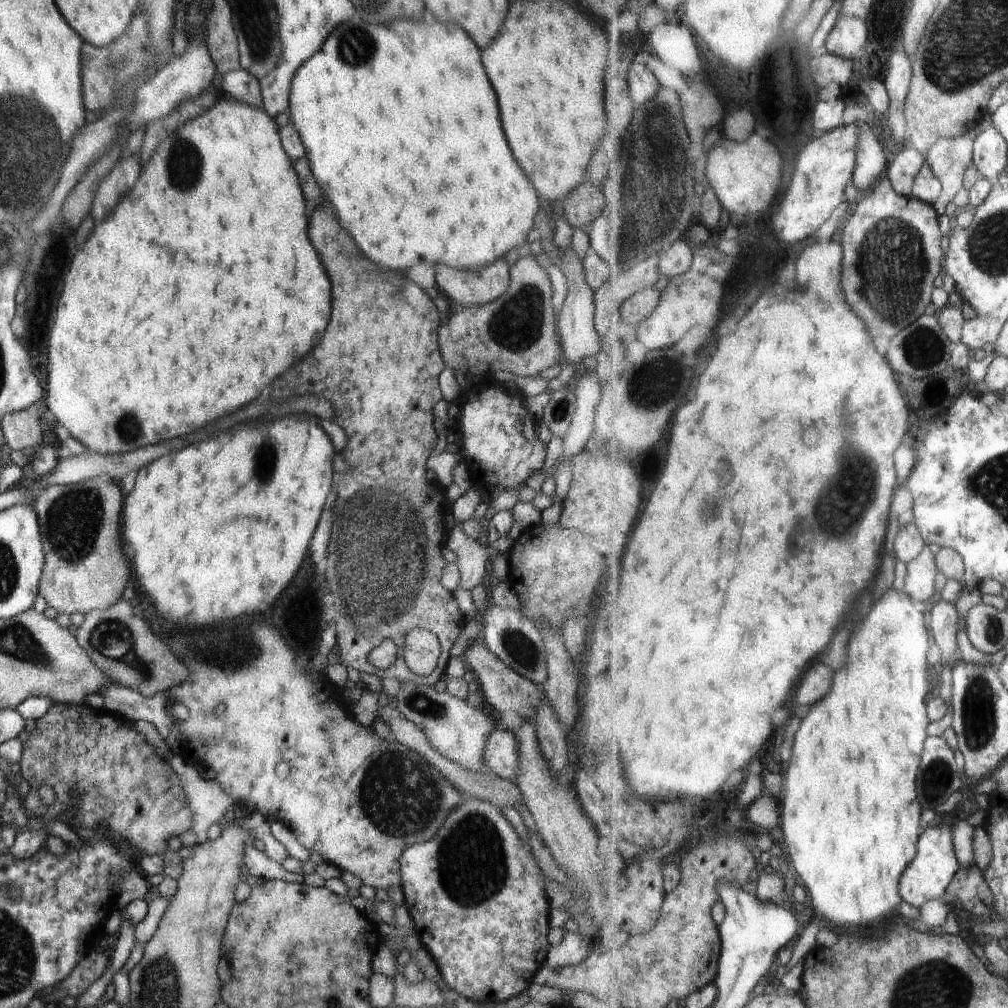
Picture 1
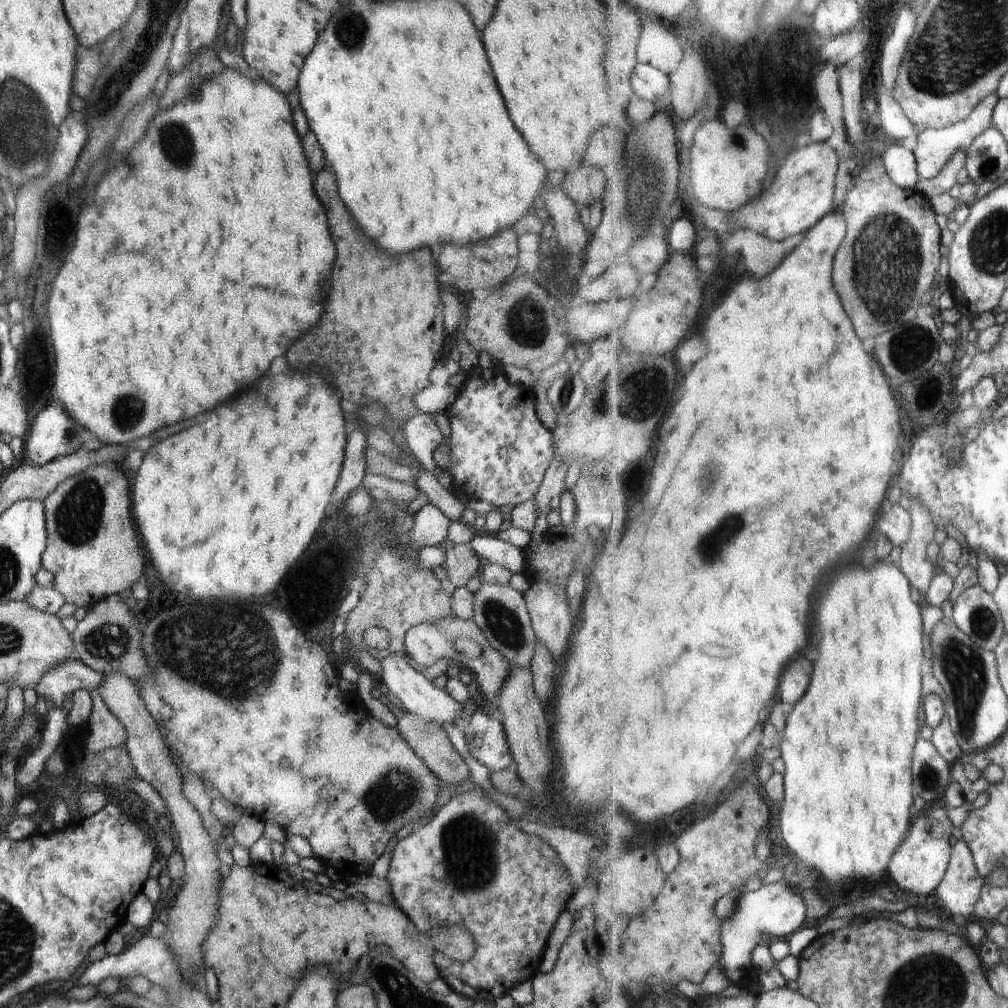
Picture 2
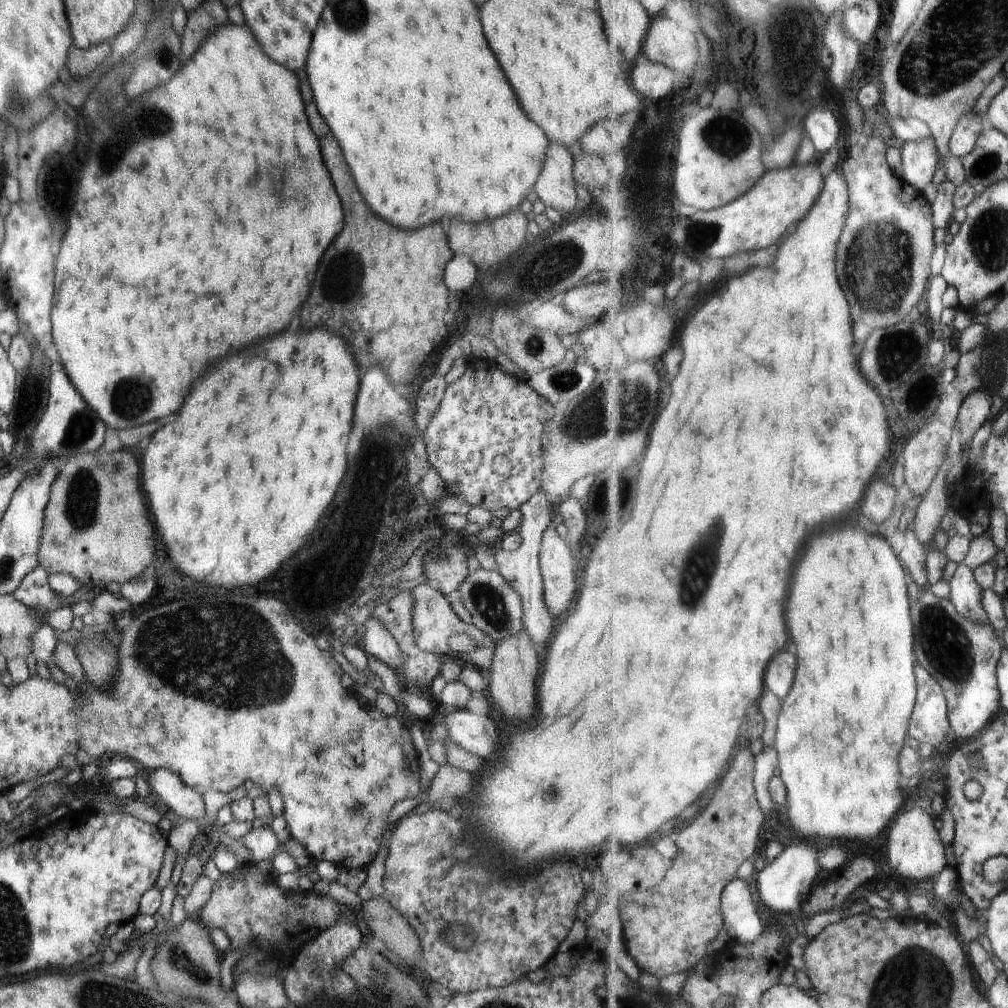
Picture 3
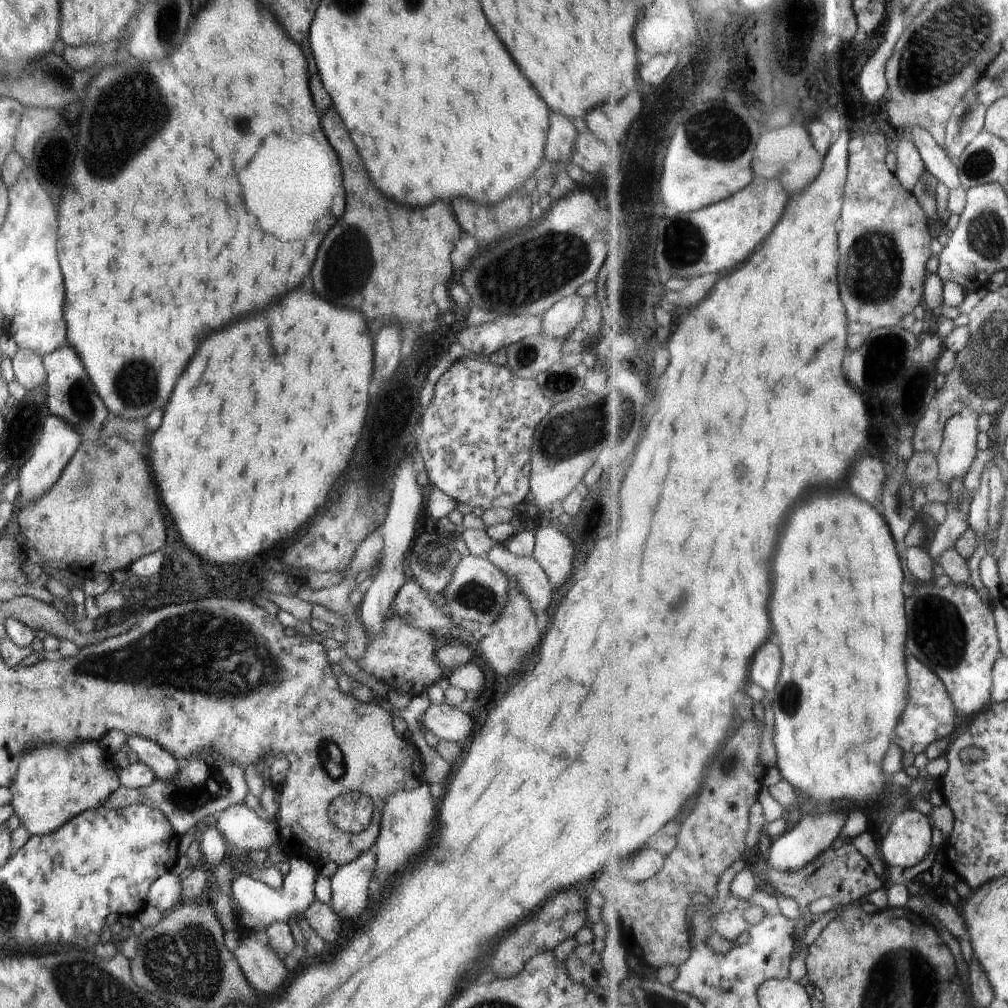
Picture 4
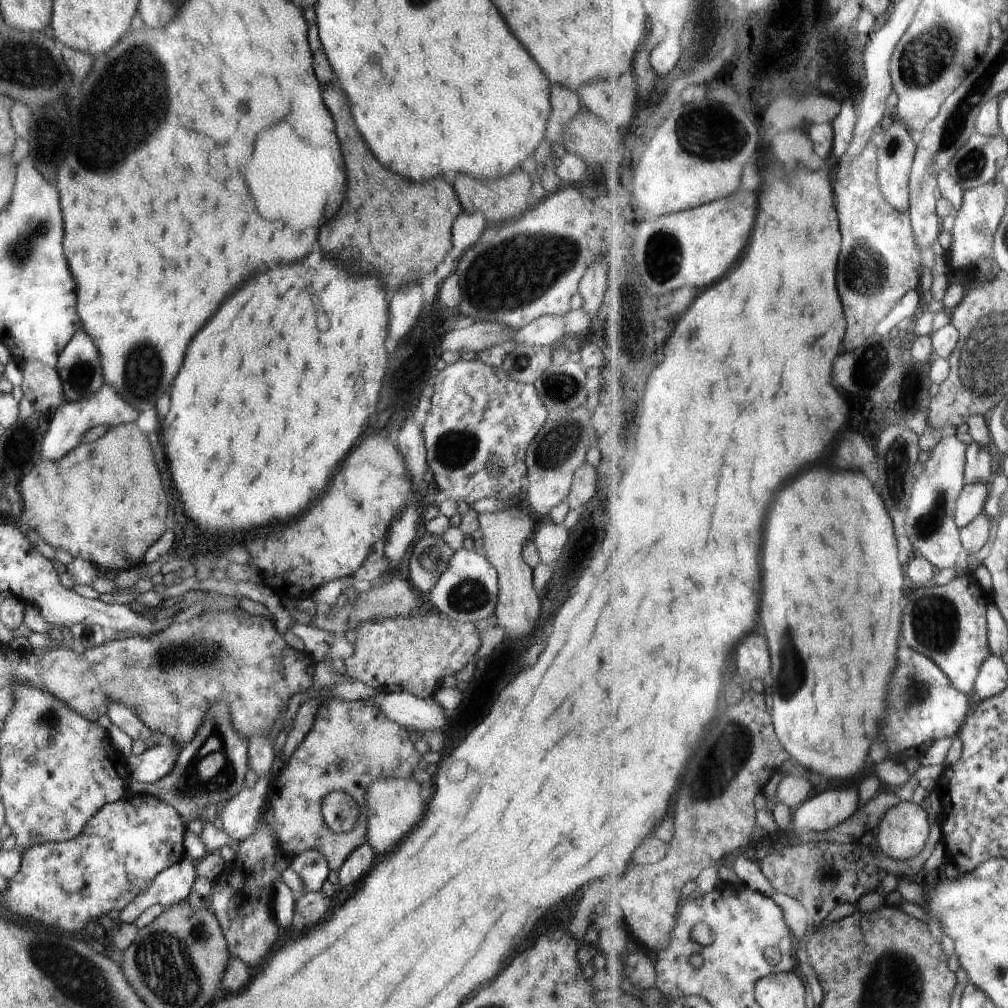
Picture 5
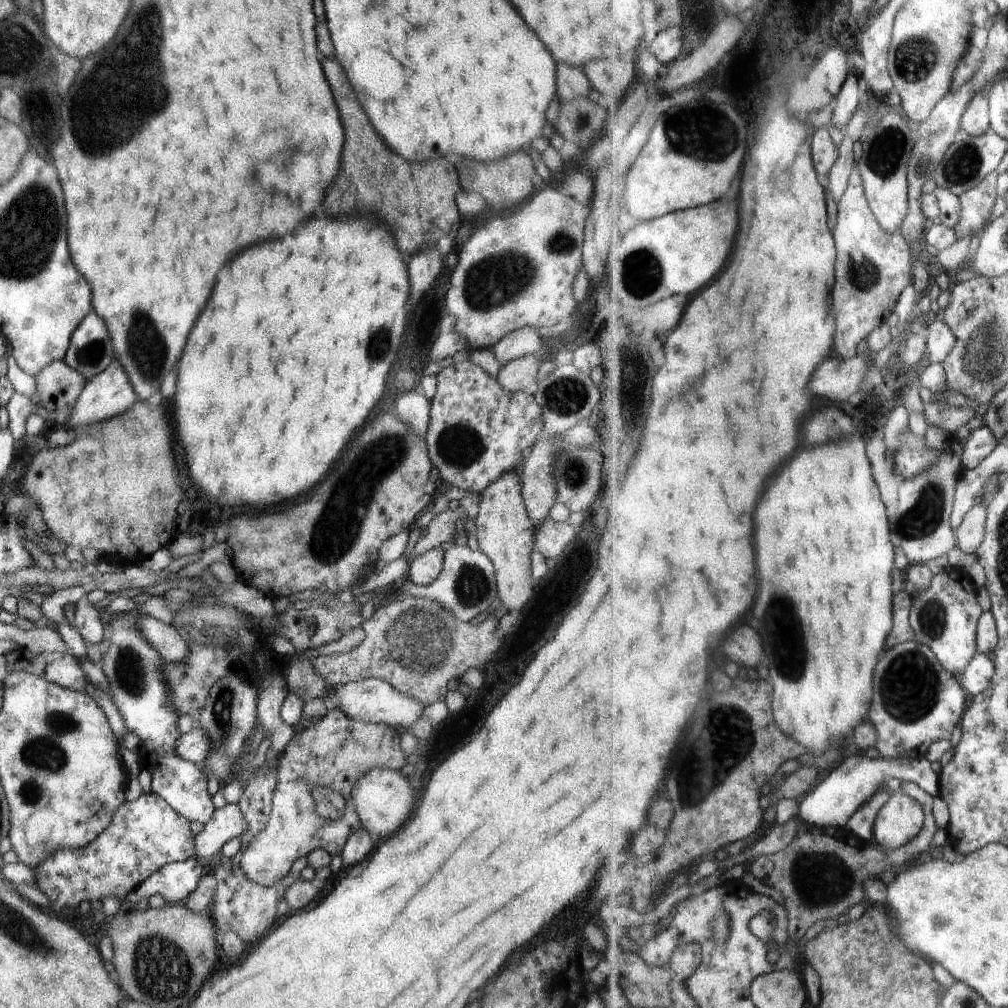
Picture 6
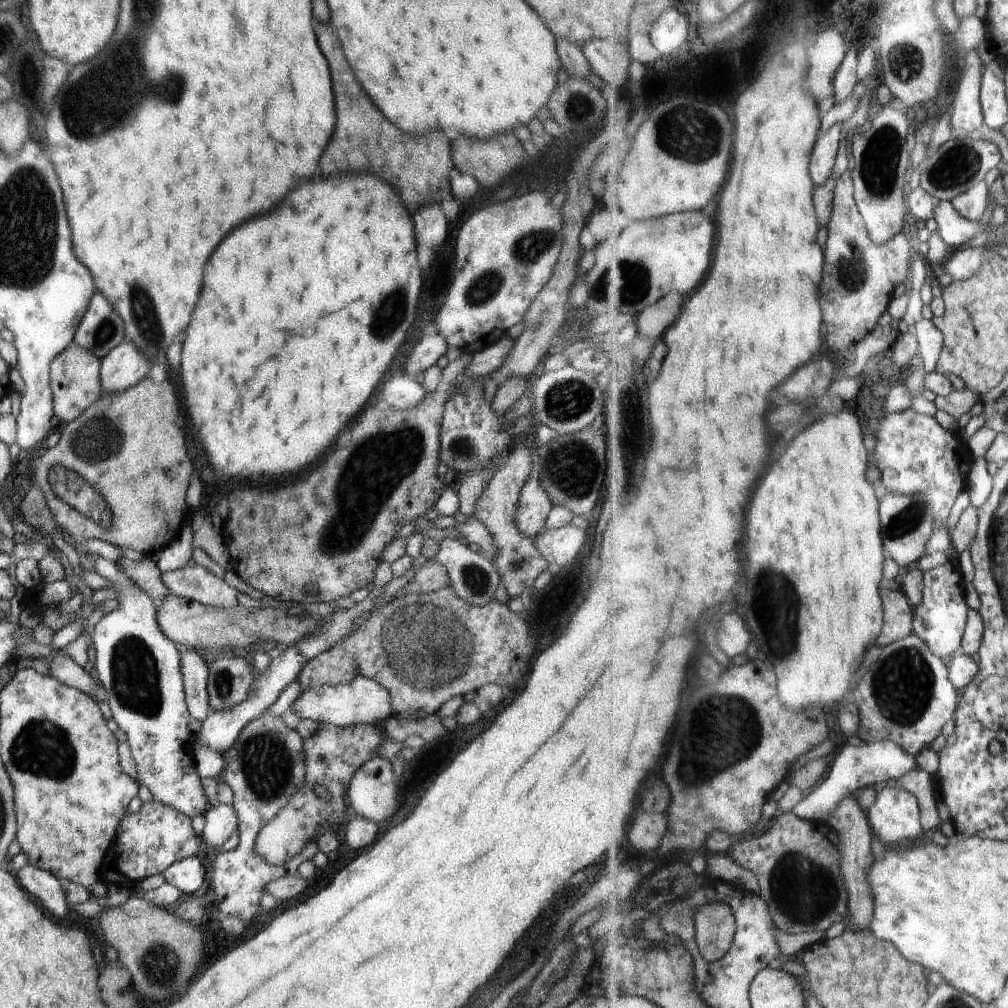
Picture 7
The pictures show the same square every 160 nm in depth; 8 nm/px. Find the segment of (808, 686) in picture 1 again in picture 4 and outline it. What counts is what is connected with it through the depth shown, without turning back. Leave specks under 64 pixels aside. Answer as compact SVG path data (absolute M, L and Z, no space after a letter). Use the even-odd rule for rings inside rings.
M768 642L755 658L751 668L751 680L763 686L770 694L778 688L778 680L782 674L782 650L778 644Z

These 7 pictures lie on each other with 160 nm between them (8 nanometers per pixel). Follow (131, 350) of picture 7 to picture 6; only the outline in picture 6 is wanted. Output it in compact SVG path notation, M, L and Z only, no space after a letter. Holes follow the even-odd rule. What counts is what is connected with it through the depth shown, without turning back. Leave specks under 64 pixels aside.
M113 358L105 370L102 370L98 376L90 378L85 384L82 394L78 396L78 400L74 404L74 410L72 410L72 414L70 414L70 418L68 418L68 422L66 422L63 428L71 430L76 428L76 426L86 426L86 424L102 422L106 418L113 418L129 410L130 406L137 402L138 399L132 384L130 384L130 378L128 378L128 374L124 370L126 368L122 368L122 364L116 358Z

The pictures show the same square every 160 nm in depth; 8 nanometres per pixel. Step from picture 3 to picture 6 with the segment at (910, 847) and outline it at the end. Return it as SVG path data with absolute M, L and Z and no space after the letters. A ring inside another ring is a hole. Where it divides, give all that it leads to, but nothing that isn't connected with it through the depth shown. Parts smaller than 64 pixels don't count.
M901 789L894 792L876 821L876 844L898 850L918 838L925 829L925 807Z

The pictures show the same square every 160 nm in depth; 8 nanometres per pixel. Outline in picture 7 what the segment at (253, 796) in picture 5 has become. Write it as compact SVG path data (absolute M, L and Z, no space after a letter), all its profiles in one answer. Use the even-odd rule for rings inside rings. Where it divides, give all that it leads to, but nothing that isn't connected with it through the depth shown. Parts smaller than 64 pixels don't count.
M232 805L209 806L202 816L205 820L205 827L201 838L207 846L220 848L238 828L237 814Z

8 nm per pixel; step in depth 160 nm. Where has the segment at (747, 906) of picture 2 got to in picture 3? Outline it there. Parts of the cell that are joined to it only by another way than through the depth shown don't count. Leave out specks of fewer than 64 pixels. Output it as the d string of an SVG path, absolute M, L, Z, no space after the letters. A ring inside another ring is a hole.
M798 840L788 842L785 851L766 868L759 873L757 878L757 888L759 898L770 910L780 912L784 916L794 916L796 920L803 916L802 904L804 898L810 894L814 882L818 880L820 874L820 862L818 862L818 852L810 846L810 842L802 844Z

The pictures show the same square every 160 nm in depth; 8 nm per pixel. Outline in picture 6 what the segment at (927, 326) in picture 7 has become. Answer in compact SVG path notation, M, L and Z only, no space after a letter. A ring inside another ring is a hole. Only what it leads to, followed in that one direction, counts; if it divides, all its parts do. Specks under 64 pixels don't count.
M937 319L926 329L929 344L930 363L943 363L955 349L958 339L952 327L944 320Z

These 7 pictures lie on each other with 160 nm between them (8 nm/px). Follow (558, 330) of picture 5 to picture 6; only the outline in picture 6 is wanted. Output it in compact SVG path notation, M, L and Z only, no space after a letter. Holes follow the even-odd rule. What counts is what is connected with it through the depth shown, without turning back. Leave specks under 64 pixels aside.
M528 327L508 334L490 348L502 367L508 364L508 362L518 360L518 358L541 354L543 349L542 337L534 328Z

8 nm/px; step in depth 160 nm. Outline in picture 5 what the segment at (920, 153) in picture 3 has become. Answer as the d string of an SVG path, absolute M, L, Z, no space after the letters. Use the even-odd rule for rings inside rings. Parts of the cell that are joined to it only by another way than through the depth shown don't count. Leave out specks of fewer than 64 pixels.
M898 118L890 126L890 129L883 131L878 143L878 178L880 178L882 192L886 202L894 206L894 210L908 212L911 210L911 175L914 169L914 160L917 158L918 144L910 134L911 129Z

